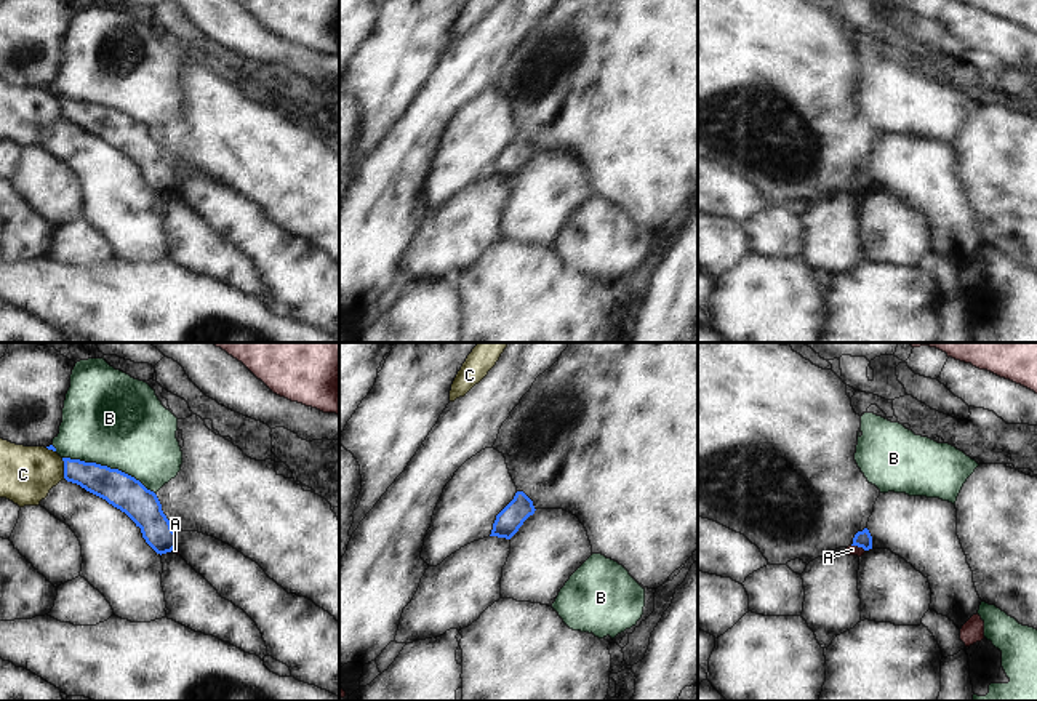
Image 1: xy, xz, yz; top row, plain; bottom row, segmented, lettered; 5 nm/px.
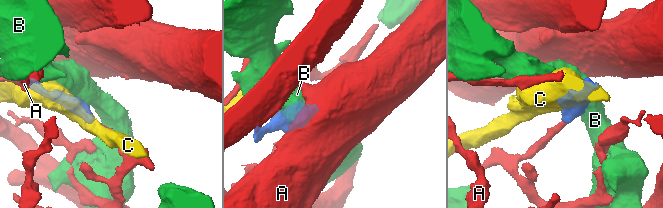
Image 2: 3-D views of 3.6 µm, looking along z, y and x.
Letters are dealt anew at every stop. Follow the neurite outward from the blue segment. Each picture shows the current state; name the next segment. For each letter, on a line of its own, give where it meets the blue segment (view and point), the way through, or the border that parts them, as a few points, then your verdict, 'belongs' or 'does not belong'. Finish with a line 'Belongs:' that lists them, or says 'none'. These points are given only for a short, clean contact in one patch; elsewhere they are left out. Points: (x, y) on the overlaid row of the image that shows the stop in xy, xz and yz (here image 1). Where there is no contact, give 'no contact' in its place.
A: meets blue in yz at (858, 546); border along yz (852, 544), (864, 551); does not belong
B: meets blue in xy at (109, 468); does not belong
C: meets blue in xy at (64, 469); does not belong
Belongs: none

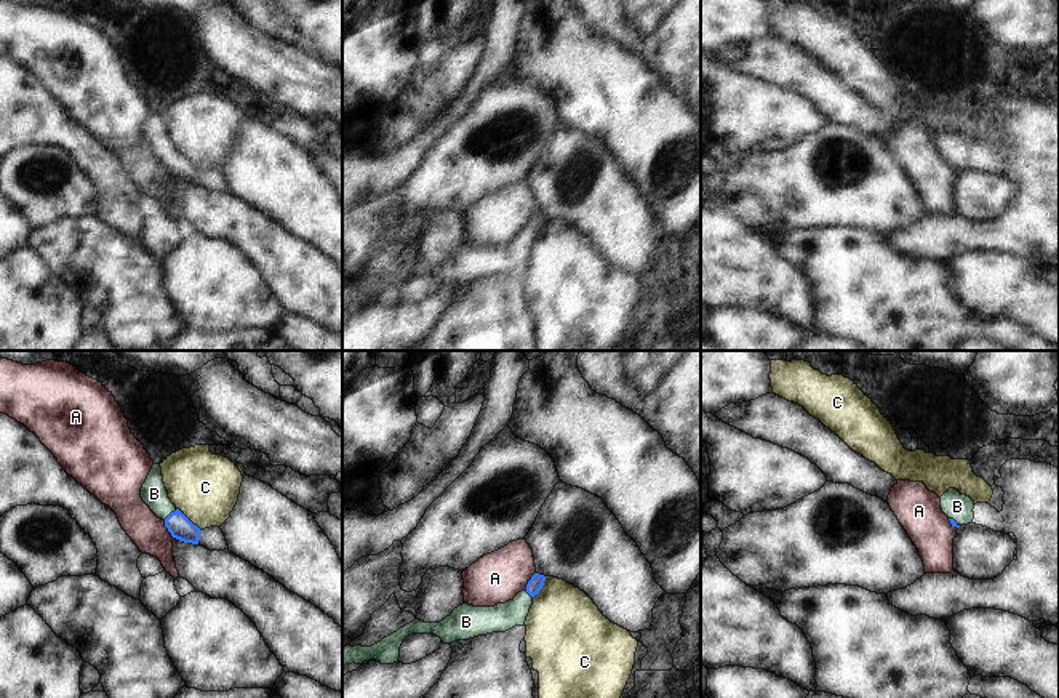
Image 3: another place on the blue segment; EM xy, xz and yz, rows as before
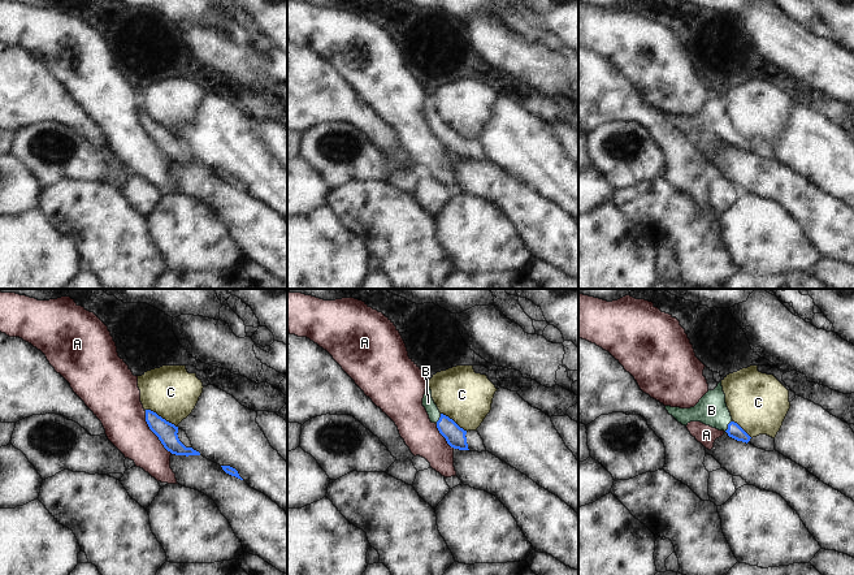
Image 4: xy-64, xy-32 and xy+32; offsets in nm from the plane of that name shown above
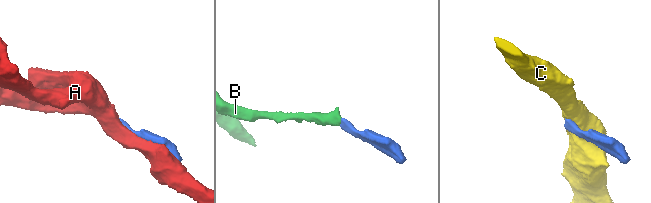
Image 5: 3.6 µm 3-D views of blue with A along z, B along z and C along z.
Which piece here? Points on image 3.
A: meets blue in xy at (168, 530); does not belong
B: meets blue in xy at (171, 513); runs through xy (179, 527), (171, 513), (154, 493); belongs
C: meets blue in xy at (187, 519); border along xy (176, 508), (200, 530); does not belong
Belongs: B

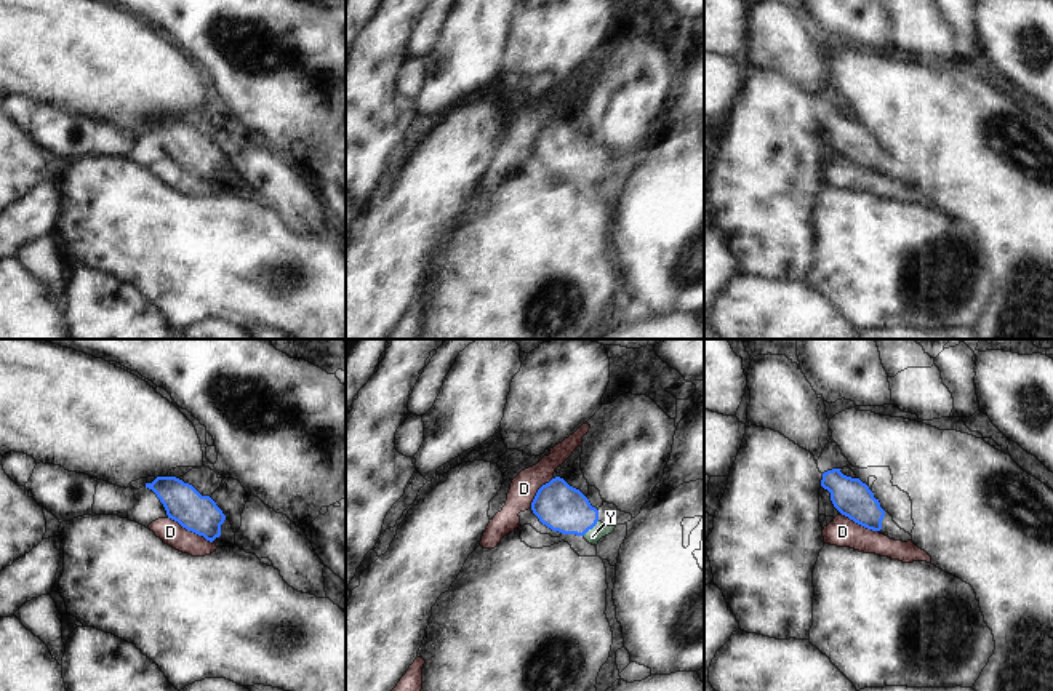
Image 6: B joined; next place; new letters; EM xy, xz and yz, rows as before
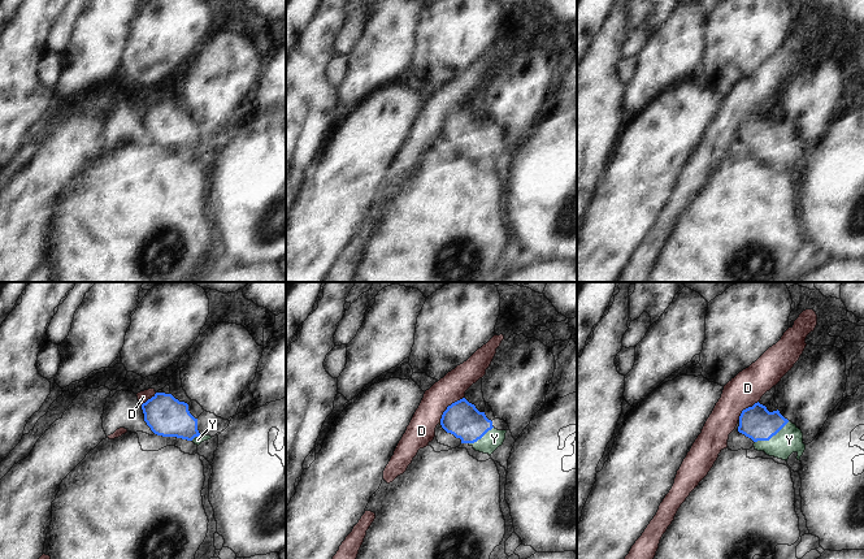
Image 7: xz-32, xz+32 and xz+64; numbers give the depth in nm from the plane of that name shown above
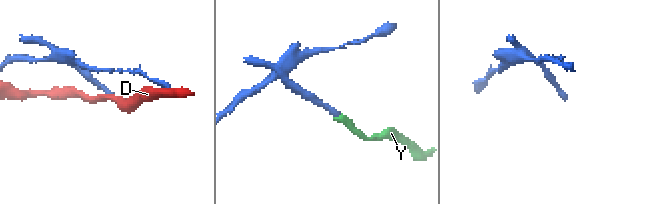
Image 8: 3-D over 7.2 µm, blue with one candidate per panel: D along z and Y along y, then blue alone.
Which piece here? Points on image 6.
D: meets blue in xy at (191, 530); border along xy (168, 517), (212, 543); does not belong
Y: meets blue in xz at (591, 528); runs through xz (559, 506), (580, 517), (591, 528), (592, 536); belongs
Belongs: Y

